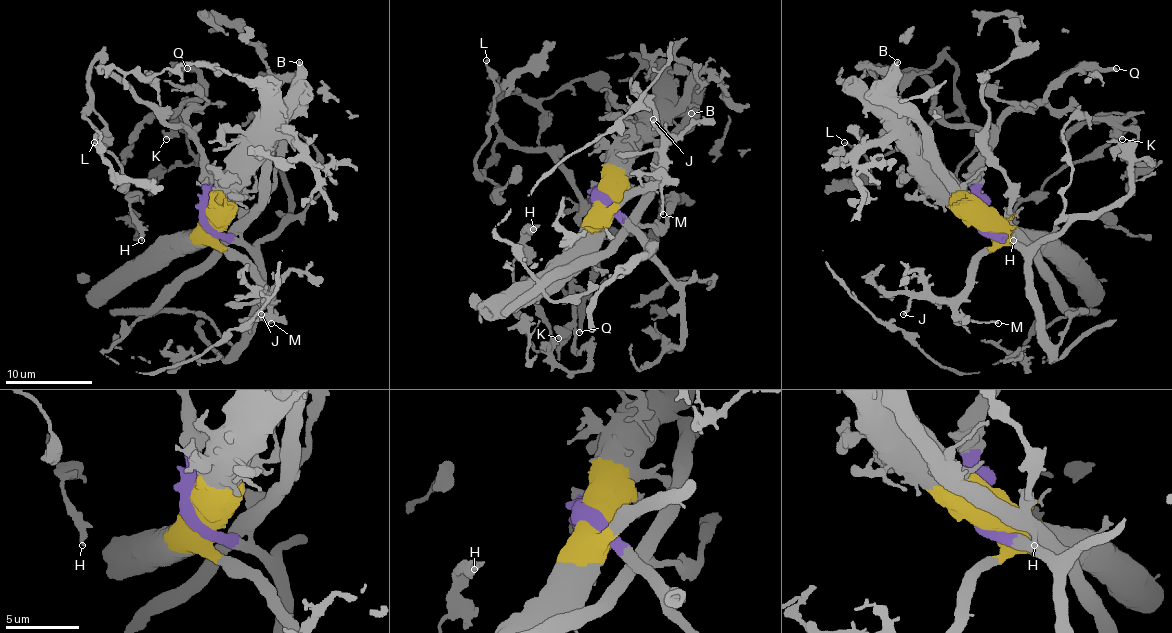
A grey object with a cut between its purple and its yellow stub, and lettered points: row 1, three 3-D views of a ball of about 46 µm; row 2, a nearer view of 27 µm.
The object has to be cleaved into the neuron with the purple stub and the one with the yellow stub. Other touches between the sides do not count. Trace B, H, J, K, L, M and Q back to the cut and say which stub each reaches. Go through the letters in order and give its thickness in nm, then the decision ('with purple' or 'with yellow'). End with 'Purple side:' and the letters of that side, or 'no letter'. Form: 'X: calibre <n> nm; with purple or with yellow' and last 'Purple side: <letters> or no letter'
B: calibre 440 nm; with yellow
H: calibre 280 nm; with purple
J: calibre 260 nm; with yellow
K: calibre 440 nm; with purple
L: calibre 220 nm; with purple
M: calibre 200 nm; with yellow
Q: calibre 400 nm; with purple
Purple side: H, K, L, Q

